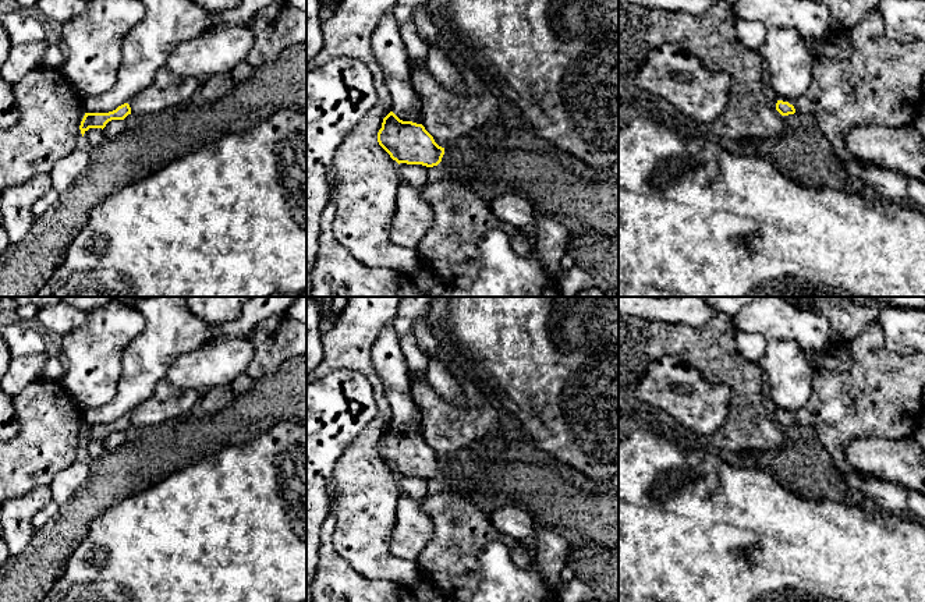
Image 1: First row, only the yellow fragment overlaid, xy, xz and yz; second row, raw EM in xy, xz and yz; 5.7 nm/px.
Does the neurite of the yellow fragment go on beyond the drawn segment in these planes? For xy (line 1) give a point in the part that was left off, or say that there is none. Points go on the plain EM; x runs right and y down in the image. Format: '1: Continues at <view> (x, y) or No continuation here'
1: Continues at xy (166, 402)

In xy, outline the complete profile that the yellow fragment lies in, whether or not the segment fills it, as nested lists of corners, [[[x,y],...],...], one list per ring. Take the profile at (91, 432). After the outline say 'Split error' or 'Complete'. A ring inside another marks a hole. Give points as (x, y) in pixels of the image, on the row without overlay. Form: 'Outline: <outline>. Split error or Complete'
Outline: [[[157,382],[153,393],[127,415],[109,425],[85,425],[79,442],[84,446],[89,440],[104,440],[111,432],[124,432],[128,426],[159,424],[173,417],[188,412],[201,400],[195,390],[178,389],[170,382]]]. Split error

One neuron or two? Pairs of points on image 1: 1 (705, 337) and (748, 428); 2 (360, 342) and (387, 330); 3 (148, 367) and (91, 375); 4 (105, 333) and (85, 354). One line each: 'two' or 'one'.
1: one
2: two
3: two
4: one

